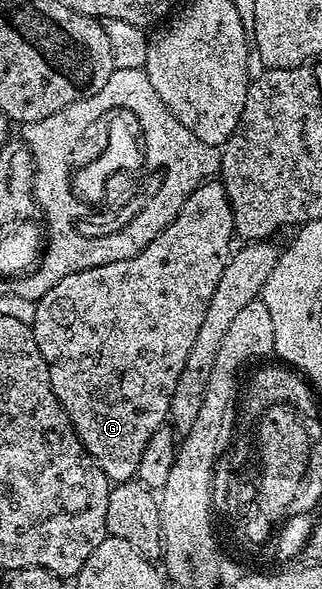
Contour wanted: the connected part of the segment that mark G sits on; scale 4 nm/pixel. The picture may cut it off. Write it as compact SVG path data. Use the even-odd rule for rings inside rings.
M204 180L199 185L192 186L183 195L179 209L170 222L166 224L164 230L149 239L129 259L104 263L101 266L87 266L82 271L75 271L70 275L62 276L35 300L34 318L30 325L32 343L36 345L36 352L40 355L40 361L46 367L46 377L49 384L52 385L54 396L62 404L68 419L72 421L78 440L83 444L85 452L96 461L96 467L99 468L101 475L109 483L124 482L135 475L141 448L147 441L148 435L163 423L160 422L163 418L165 421L170 410L170 391L178 377L178 367L186 357L186 351L189 349L194 331L202 317L202 307L206 302L206 295L224 271L225 261L230 254L228 245L231 244L232 238L234 239L234 231L224 187L220 185L219 181Z

